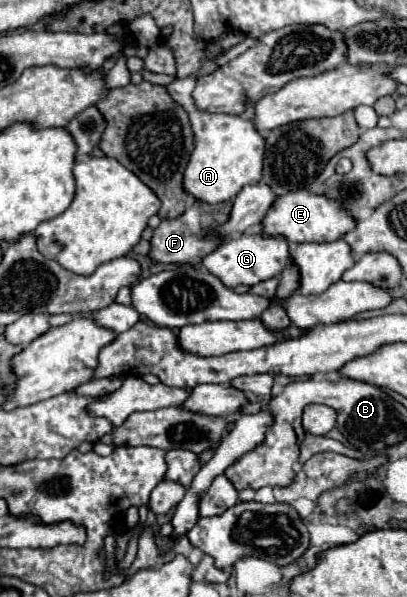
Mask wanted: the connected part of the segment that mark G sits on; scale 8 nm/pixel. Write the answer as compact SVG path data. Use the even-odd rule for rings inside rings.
M253 234L253 236L237 236L231 240L225 240L215 252L203 258L203 266L213 276L219 276L219 280L227 288L235 288L239 284L255 286L263 280L277 276L285 268L287 260L289 260L289 242L283 240L283 236Z

